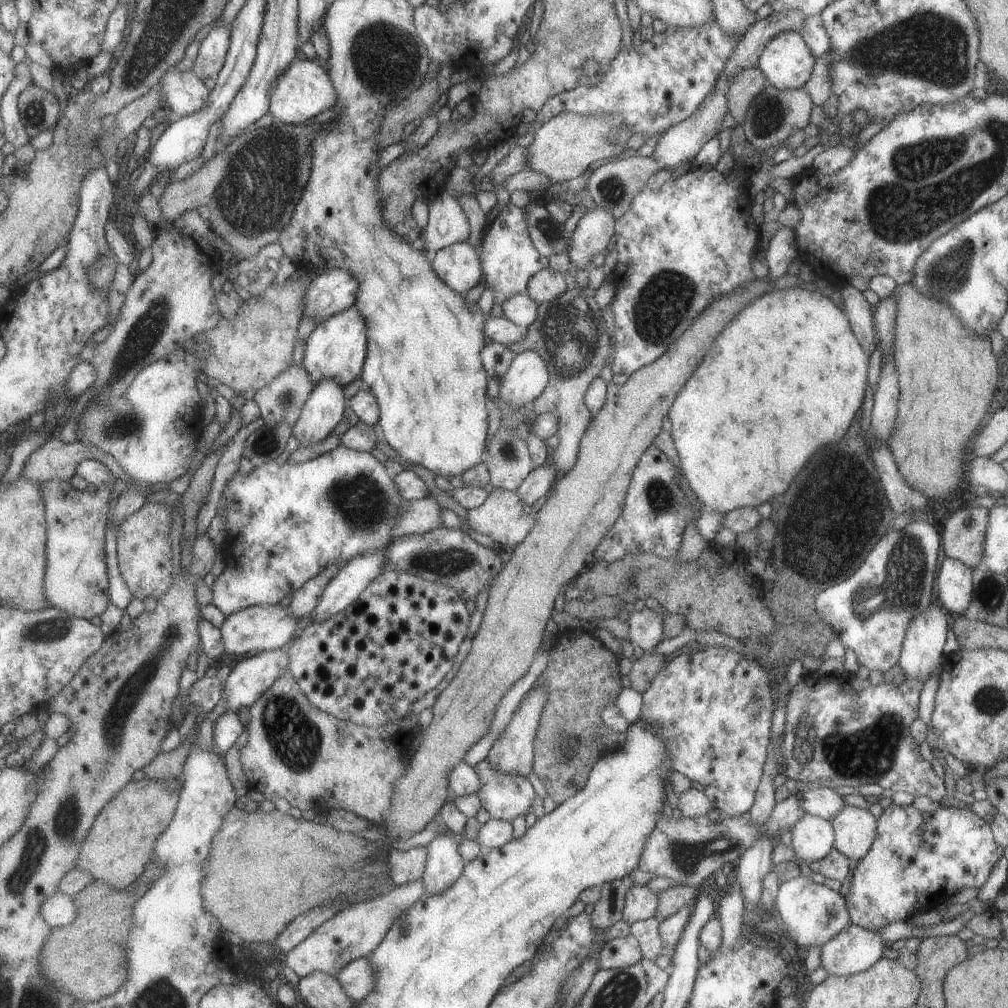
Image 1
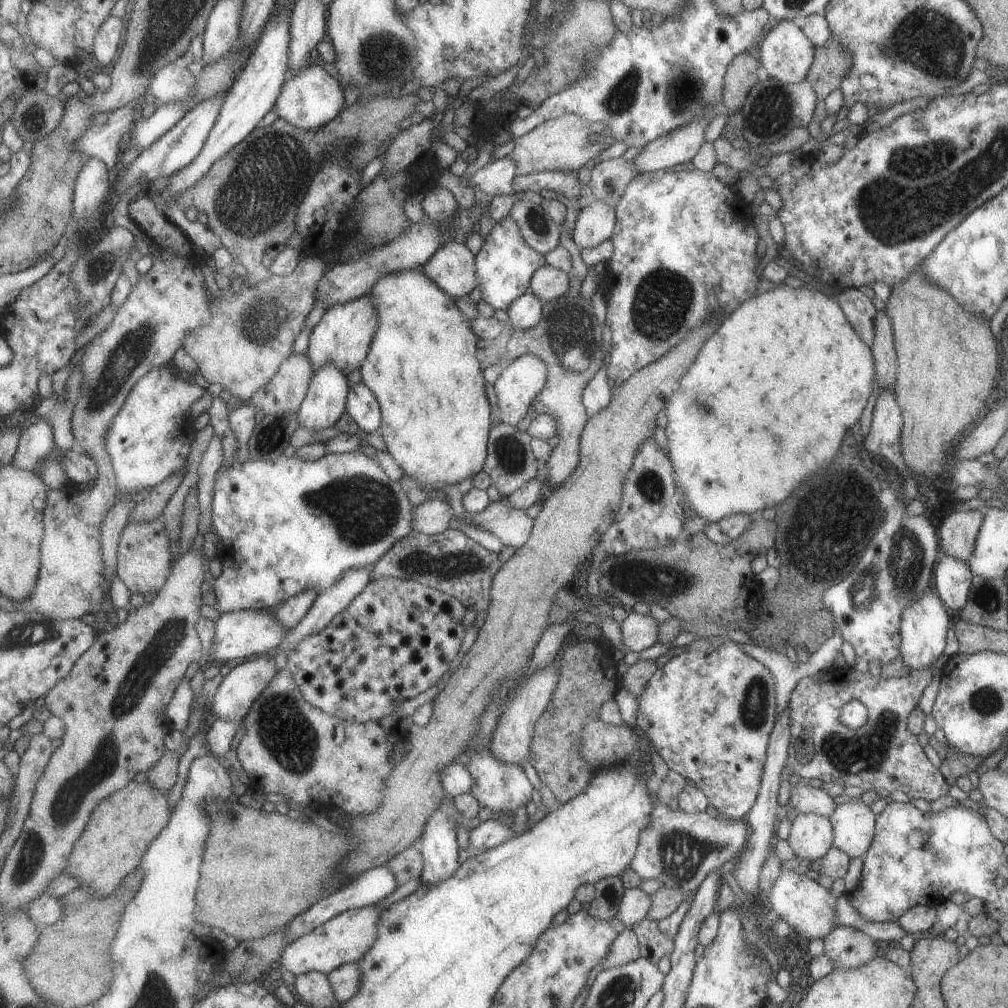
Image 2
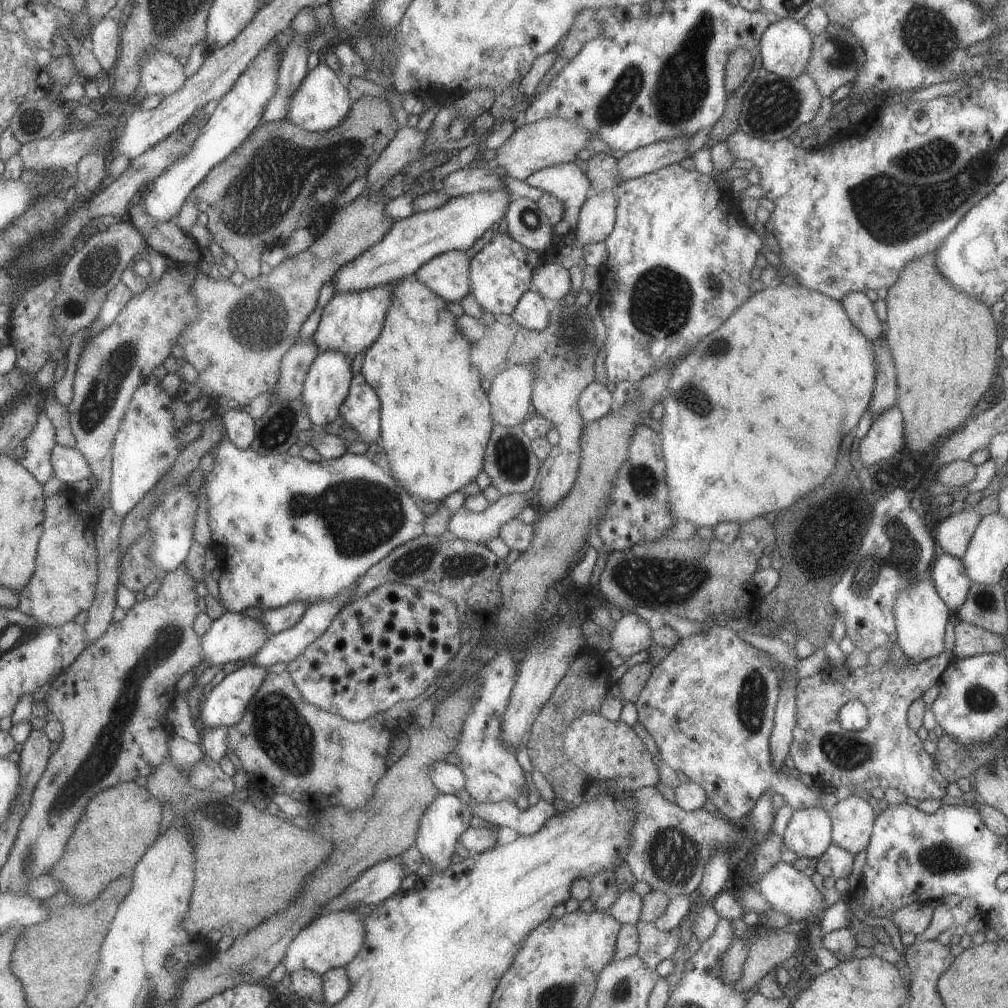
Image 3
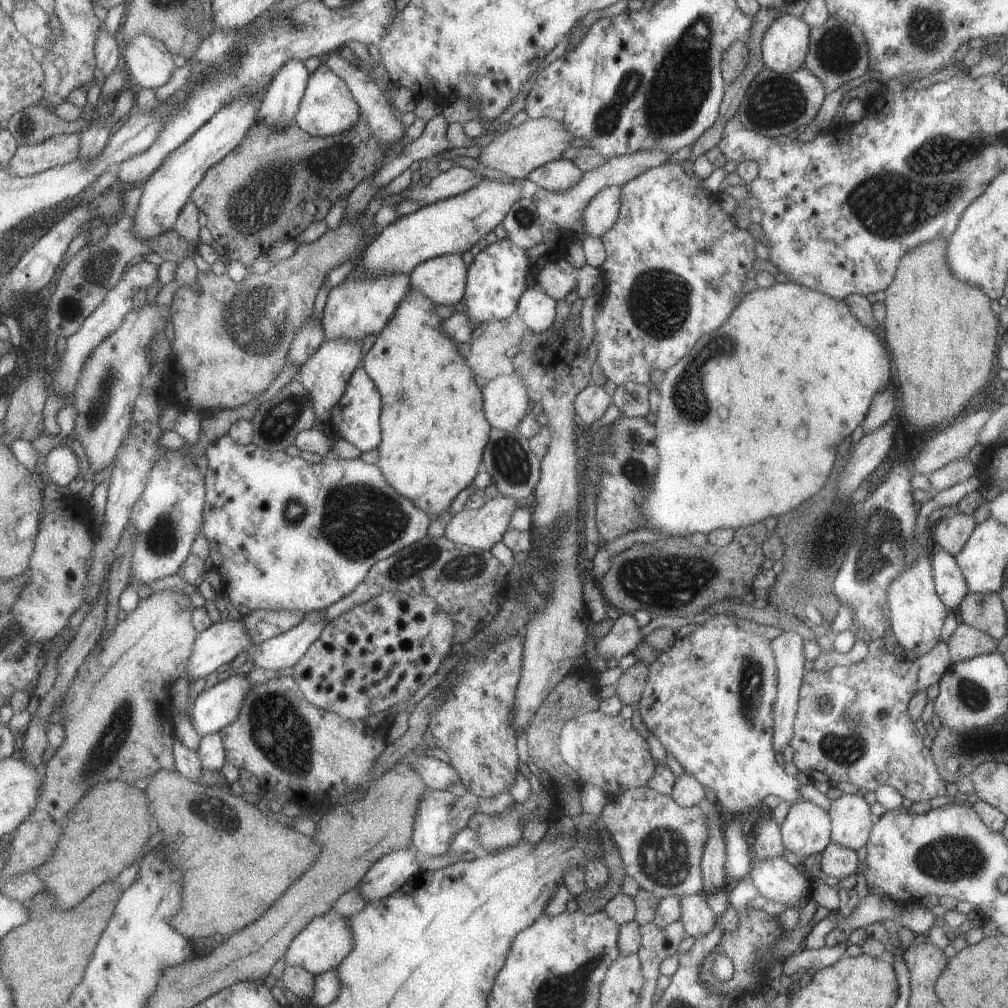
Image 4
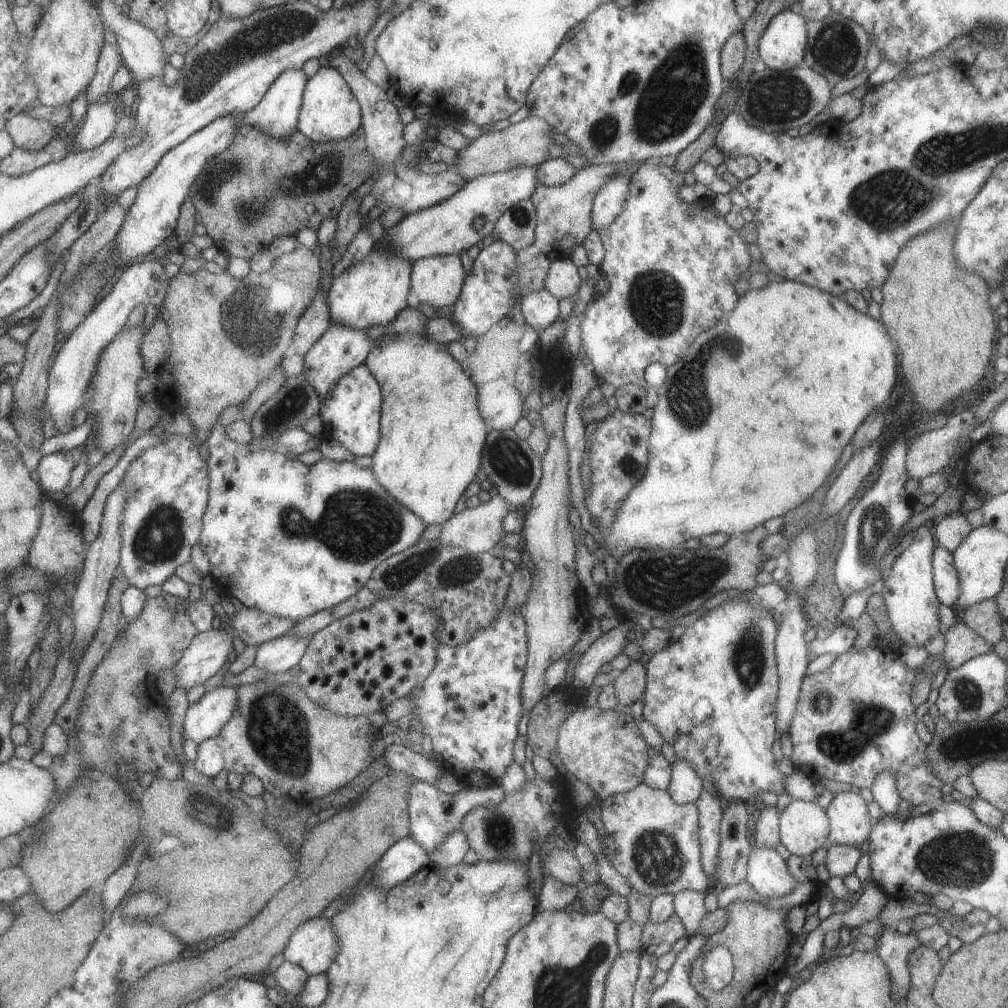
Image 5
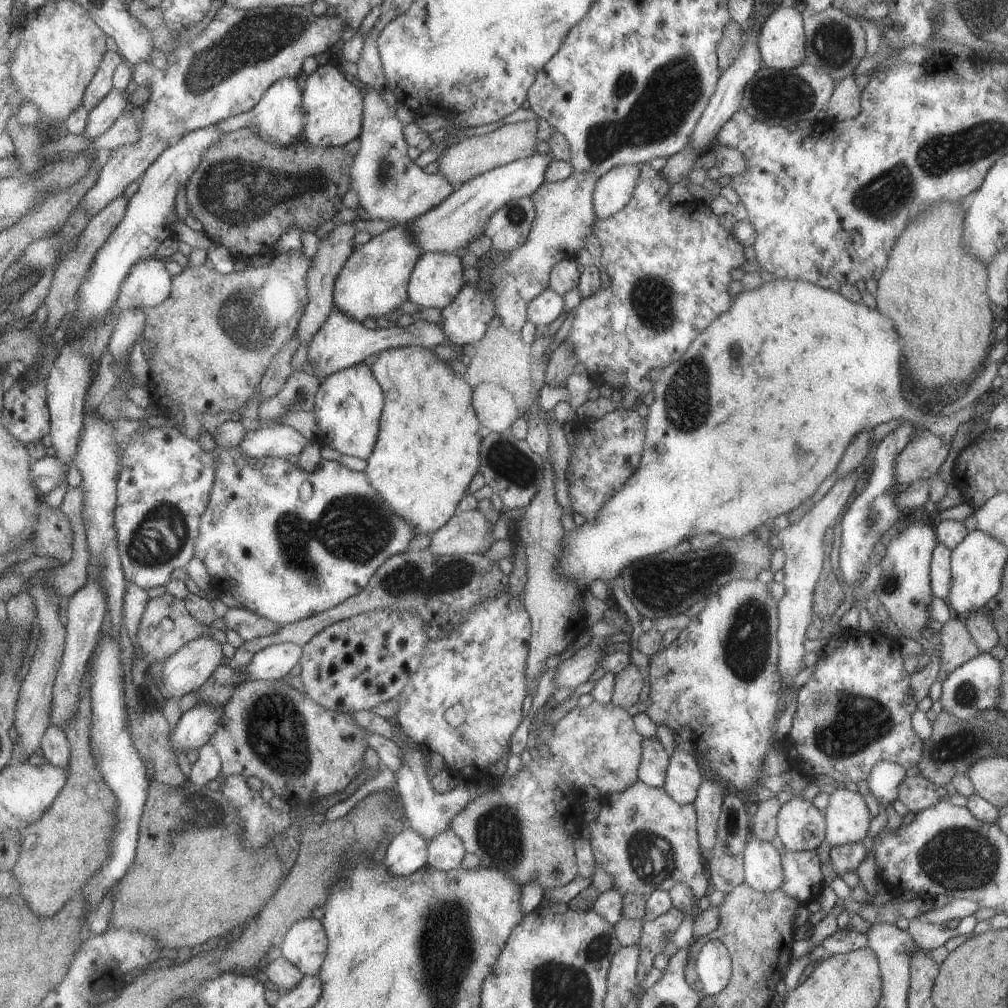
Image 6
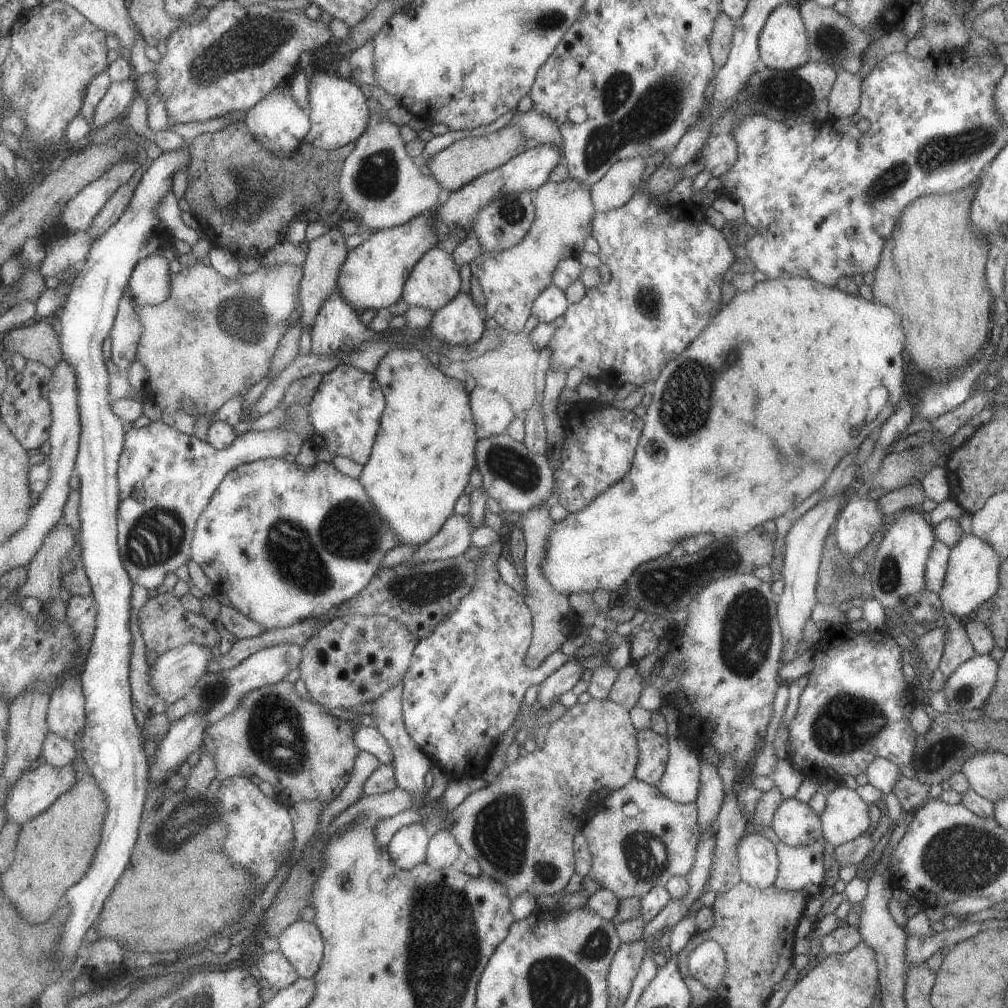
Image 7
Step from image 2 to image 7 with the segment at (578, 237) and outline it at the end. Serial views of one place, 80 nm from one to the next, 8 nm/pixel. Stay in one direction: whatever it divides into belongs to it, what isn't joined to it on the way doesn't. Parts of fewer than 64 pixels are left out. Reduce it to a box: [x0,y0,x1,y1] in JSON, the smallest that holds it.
[590,157,648,212]

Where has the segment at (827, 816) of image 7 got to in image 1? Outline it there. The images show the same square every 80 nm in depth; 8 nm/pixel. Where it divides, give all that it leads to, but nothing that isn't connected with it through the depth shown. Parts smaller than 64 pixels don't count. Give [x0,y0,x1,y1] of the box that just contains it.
[830,805,876,861]

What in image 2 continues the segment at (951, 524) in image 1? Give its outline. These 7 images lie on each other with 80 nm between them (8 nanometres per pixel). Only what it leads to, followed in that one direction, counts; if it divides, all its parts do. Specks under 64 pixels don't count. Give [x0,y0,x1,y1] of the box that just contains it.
[937,510,984,562]

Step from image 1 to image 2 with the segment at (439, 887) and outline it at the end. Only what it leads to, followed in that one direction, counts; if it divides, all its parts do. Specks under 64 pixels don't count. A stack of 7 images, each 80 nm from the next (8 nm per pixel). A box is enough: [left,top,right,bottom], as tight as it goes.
[417,799,465,885]

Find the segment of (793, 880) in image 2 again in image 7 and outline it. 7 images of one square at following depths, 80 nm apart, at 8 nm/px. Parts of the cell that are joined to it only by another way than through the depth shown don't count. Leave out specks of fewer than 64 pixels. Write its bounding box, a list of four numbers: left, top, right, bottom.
[737,830,778,891]

